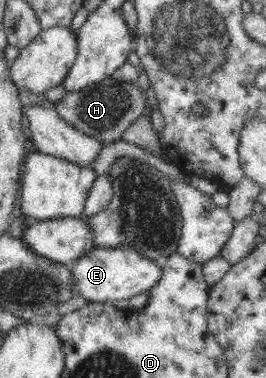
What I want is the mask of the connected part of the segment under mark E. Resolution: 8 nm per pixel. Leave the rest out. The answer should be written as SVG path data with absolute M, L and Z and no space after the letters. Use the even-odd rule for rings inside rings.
M94 247L71 267L73 288L90 302L110 303L114 299L129 299L157 285L161 266L131 248Z

